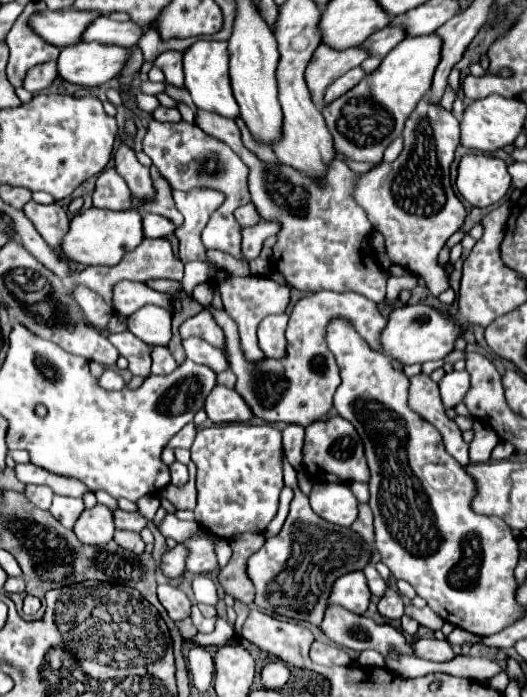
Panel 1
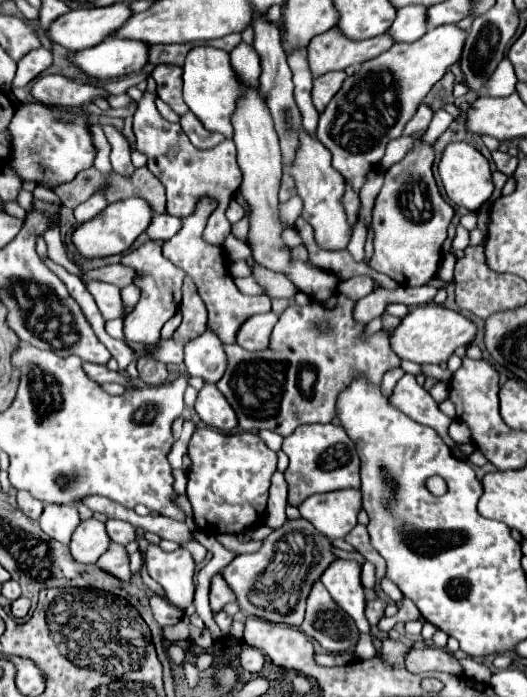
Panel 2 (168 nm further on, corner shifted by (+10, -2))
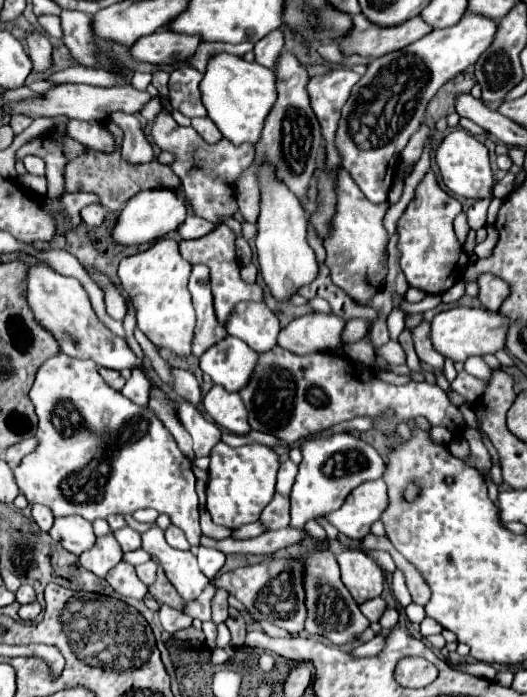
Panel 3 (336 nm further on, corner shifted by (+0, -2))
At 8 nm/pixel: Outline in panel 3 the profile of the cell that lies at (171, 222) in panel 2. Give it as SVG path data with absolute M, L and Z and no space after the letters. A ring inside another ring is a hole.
M188 216L188 218L178 226L176 232L178 232L184 240L188 240L188 238L200 238L200 236L208 234L212 228L214 228L212 222L202 220L202 218L198 218L198 216Z

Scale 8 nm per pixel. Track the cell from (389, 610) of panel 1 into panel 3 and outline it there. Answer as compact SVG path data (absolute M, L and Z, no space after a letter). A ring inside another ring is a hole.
M378 596L378 598L372 598L370 602L364 602L364 604L360 604L360 610L362 610L362 614L370 620L370 622L378 622L380 620L380 616L384 614L384 610L386 610L388 606L386 606L386 602Z

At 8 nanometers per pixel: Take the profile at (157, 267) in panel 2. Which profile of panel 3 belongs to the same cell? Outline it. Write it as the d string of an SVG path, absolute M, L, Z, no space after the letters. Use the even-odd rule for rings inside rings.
M160 238L148 250L122 258L118 268L122 288L136 306L138 328L158 348L168 348L178 354L190 354L196 324L192 296L188 292L190 272L192 264L180 256L178 242L172 238Z

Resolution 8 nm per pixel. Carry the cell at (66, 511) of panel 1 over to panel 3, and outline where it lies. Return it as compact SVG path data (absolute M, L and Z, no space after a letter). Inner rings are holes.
M62 516L54 518L54 524L50 528L50 536L60 542L68 552L82 554L90 546L94 546L96 536L92 532L92 524L78 516Z

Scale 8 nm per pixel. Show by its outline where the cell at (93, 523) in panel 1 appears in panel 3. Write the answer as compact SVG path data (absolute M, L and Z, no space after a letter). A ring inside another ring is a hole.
M108 532L106 536L96 538L96 544L80 554L80 564L94 572L96 576L104 578L108 574L110 568L114 568L120 560L122 560L122 548L118 546L116 538L112 532Z

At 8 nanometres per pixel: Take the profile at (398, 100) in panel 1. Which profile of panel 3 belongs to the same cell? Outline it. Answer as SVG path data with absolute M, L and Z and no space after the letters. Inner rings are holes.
M464 14L458 24L446 30L432 30L404 50L368 62L366 74L354 84L350 98L342 108L334 144L342 158L342 166L370 202L382 204L388 200L388 190L396 178L398 156L410 136L420 128L428 102L448 80L478 60L490 46L494 30L496 22L490 18Z

